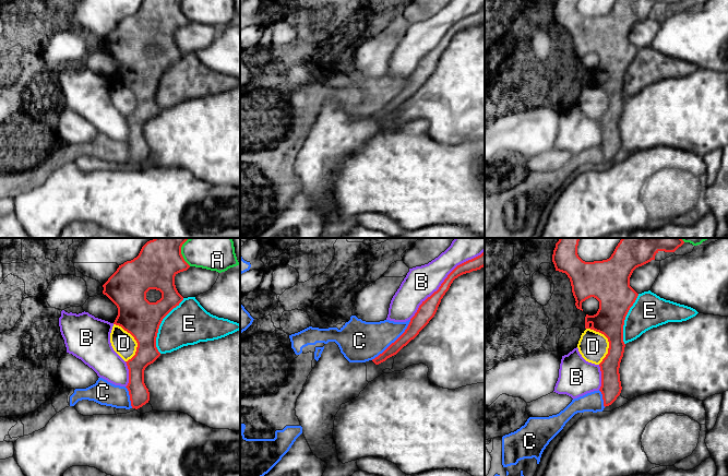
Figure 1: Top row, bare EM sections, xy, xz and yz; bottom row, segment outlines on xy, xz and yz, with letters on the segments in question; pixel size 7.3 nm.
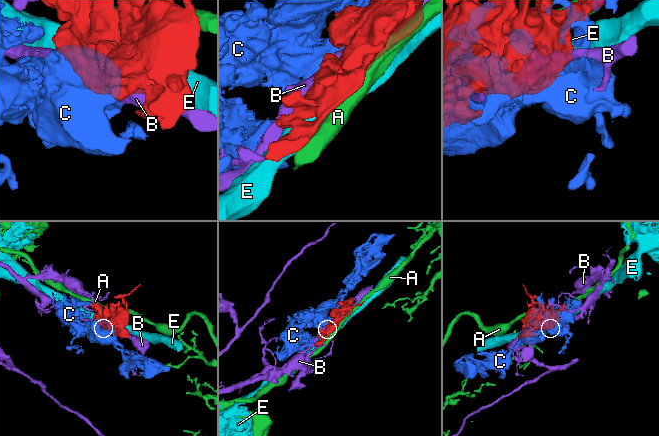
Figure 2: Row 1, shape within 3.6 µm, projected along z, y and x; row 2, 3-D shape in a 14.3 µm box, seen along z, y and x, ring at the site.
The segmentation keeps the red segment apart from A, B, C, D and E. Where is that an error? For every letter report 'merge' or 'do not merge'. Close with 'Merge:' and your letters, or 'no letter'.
A: do not merge
B: do not merge
C: merge
D: do not merge
E: do not merge
Merge: C

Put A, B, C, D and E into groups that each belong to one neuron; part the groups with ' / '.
A / B / C / D / E

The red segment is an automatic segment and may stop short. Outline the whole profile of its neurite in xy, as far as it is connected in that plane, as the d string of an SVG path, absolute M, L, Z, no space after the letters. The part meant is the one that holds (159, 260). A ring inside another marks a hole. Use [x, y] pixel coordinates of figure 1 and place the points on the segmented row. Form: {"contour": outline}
{"contour": "M154 238L147 241L136 258L119 265L103 285L103 294L118 308L118 316L114 324L130 333L138 343L135 355L126 361L129 369L128 385L115 385L103 378L98 378L95 384L86 389L74 390L62 386L59 391L52 392L50 398L32 413L22 416L0 417L0 442L14 443L19 438L45 428L57 413L65 407L74 406L82 400L126 409L138 409L148 403L150 392L144 383L144 370L160 356L156 347L156 337L163 319L183 300L176 288L175 276L190 267L181 254L181 247L188 239L190 238ZM150 289L159 290L162 298L156 302L150 302L146 299L146 293Z"}

